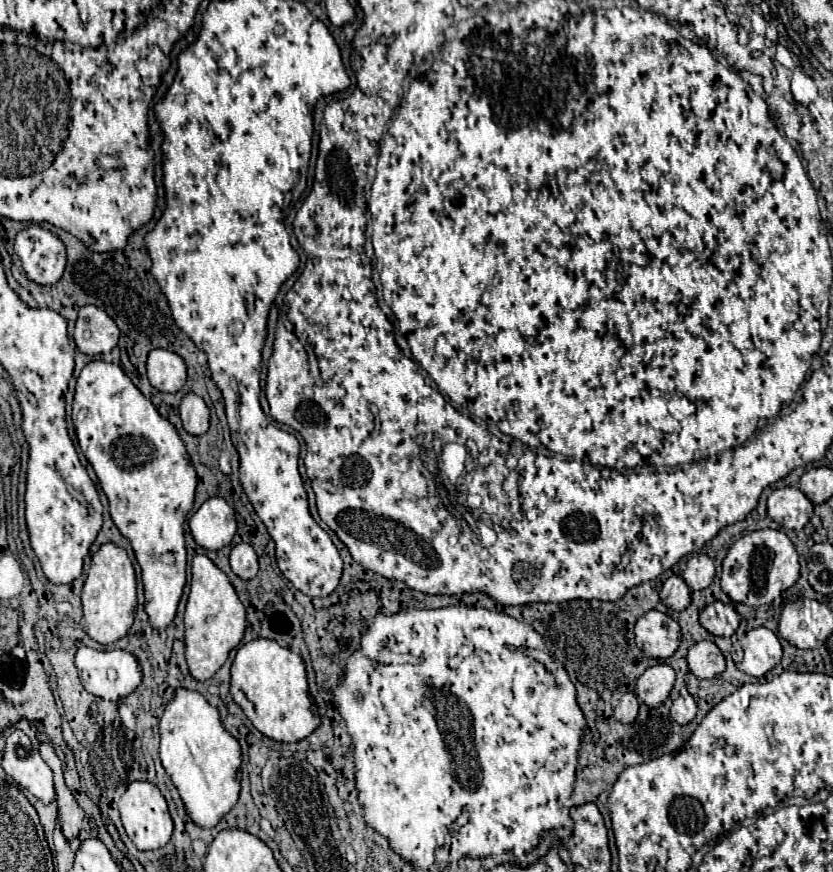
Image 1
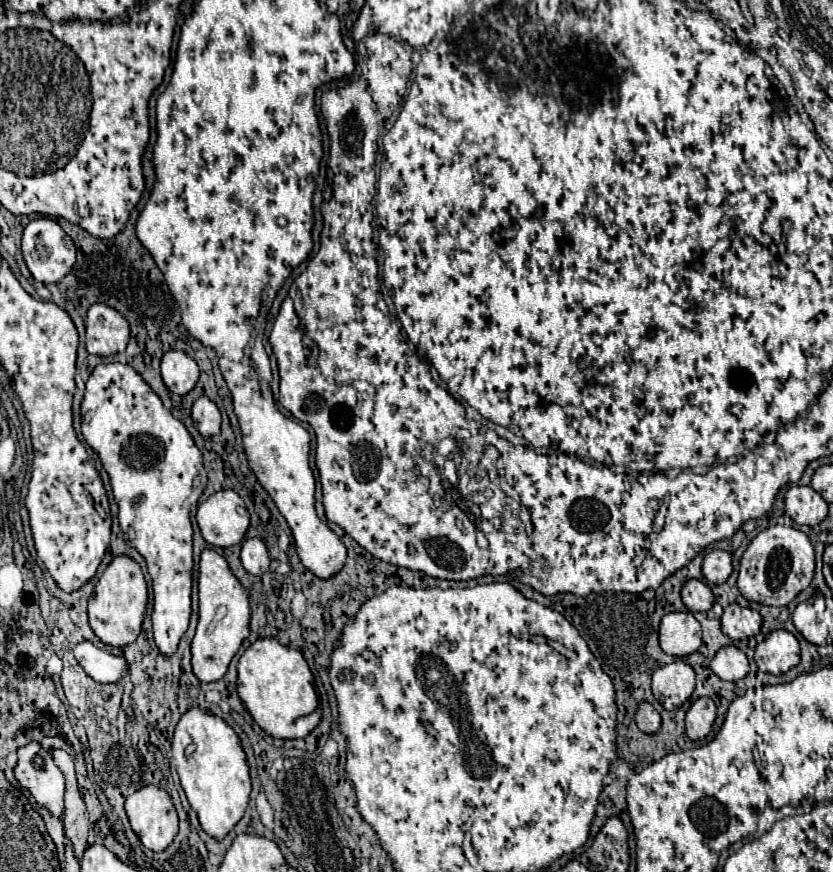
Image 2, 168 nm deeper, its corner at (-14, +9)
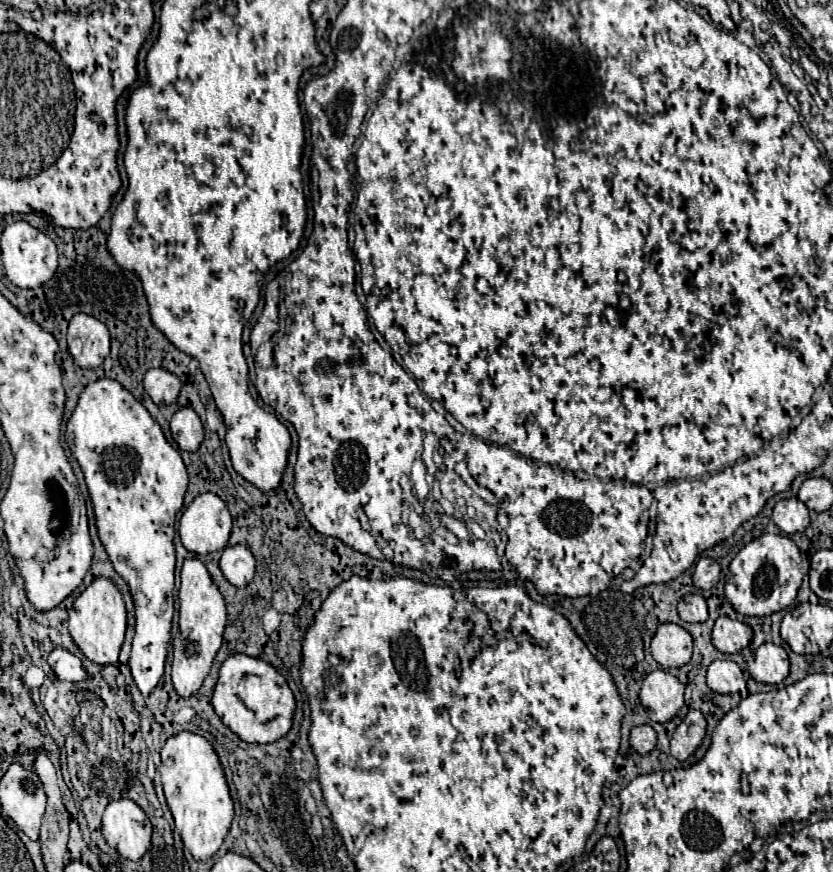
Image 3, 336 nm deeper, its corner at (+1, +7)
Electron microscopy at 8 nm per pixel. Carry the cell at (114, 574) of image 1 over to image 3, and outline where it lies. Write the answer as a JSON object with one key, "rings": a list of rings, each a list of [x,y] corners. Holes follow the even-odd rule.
{"rings":[[[98,576],[92,580],[90,586],[86,586],[84,592],[74,600],[74,606],[70,610],[70,636],[76,642],[76,646],[84,652],[84,656],[98,664],[112,664],[118,660],[120,646],[124,642],[126,632],[126,606],[120,588],[104,576]]]}

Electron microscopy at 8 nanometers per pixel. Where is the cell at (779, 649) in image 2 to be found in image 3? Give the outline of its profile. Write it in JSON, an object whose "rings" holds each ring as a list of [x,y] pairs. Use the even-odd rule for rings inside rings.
{"rings":[[[766,642],[746,662],[746,670],[756,682],[780,684],[788,676],[788,670],[790,670],[788,654],[782,646]]]}

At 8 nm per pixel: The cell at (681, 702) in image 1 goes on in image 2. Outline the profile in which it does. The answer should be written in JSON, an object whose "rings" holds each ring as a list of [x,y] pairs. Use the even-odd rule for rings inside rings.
{"rings":[[[699,698],[691,704],[687,718],[685,718],[685,732],[691,740],[701,740],[705,738],[715,724],[717,708],[711,698]]]}

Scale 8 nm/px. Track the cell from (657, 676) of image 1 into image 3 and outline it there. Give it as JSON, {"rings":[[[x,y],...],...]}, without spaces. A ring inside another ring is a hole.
{"rings":[[[654,670],[642,682],[640,704],[652,722],[668,722],[684,704],[684,684],[666,670]]]}

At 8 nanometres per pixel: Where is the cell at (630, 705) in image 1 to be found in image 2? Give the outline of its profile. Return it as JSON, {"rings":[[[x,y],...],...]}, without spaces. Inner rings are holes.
{"rings":[[[643,702],[639,706],[639,710],[635,714],[635,722],[637,722],[639,730],[645,732],[645,734],[655,734],[661,728],[661,716],[659,716],[659,712],[651,704],[647,704],[647,702]]]}

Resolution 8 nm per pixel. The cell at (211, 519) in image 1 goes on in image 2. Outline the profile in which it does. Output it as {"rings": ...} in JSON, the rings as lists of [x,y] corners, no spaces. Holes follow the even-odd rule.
{"rings":[[[221,490],[209,496],[199,504],[195,518],[205,542],[221,548],[239,544],[249,528],[245,502],[233,490]]]}

